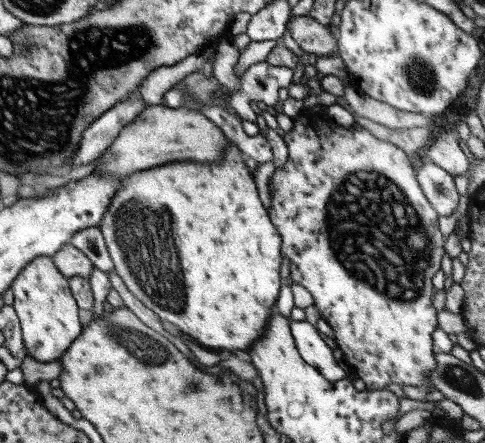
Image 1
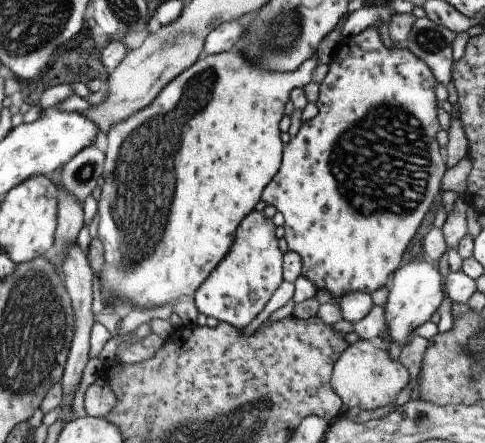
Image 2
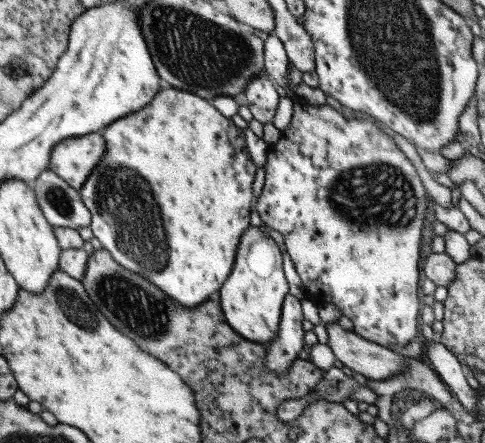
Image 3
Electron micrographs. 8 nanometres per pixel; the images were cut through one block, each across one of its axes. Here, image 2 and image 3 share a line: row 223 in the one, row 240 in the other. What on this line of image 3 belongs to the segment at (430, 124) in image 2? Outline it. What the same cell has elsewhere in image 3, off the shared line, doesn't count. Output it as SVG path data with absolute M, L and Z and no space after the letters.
M293 104L293 118L291 124L281 132L279 140L275 144L269 144L265 156L265 180L261 194L253 200L255 212L259 214L263 226L269 230L277 230L283 236L287 254L291 258L291 264L295 266L295 272L301 280L303 294L309 302L315 306L321 304L335 304L345 318L353 322L353 332L369 342L375 342L379 346L391 348L391 346L407 346L417 336L417 316L419 314L419 298L417 298L417 282L419 282L419 248L421 248L421 228L423 228L423 214L429 206L429 196L419 182L419 176L413 168L413 164L405 158L405 154L397 148L393 142L393 134L389 130L379 130L369 118L355 118L345 120L341 118L333 108L325 106L307 106L307 104Z

